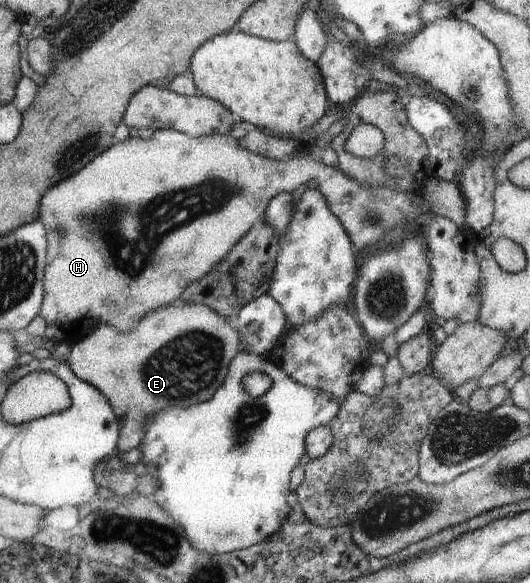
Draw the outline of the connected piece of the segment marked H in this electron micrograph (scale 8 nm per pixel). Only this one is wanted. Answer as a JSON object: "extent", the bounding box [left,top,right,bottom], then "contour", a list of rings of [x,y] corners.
{"extent":[37,129,426,345],"contour":[[[173,129],[157,130],[148,140],[143,140],[140,137],[139,139],[130,139],[129,137],[123,143],[116,143],[110,149],[107,149],[107,151],[101,153],[94,161],[91,161],[84,169],[76,172],[67,180],[61,181],[53,188],[50,188],[43,195],[42,202],[40,202],[38,208],[39,217],[37,219],[46,230],[48,244],[43,280],[43,305],[41,305],[40,312],[38,313],[46,323],[44,337],[53,341],[54,344],[65,341],[73,345],[75,341],[79,341],[89,335],[91,329],[97,329],[103,325],[109,325],[111,328],[115,328],[118,333],[130,333],[134,331],[138,322],[146,313],[155,312],[157,309],[172,305],[181,295],[183,284],[189,285],[191,282],[201,280],[207,276],[207,273],[211,272],[211,269],[215,265],[223,261],[235,248],[235,245],[238,245],[239,241],[253,228],[255,221],[258,221],[258,218],[265,214],[269,201],[276,194],[291,192],[292,190],[297,190],[301,185],[306,184],[314,186],[323,195],[329,210],[339,219],[341,226],[345,229],[356,251],[365,249],[365,247],[371,247],[371,245],[377,245],[377,242],[385,239],[396,226],[405,229],[407,222],[415,220],[421,214],[422,210],[426,209],[426,203],[421,195],[421,191],[395,191],[386,184],[382,186],[360,184],[354,178],[342,173],[337,167],[327,167],[327,165],[315,159],[310,155],[306,147],[286,160],[271,160],[270,158],[260,157],[248,150],[242,149],[238,145],[238,141],[230,135],[211,135],[191,138]]]}

